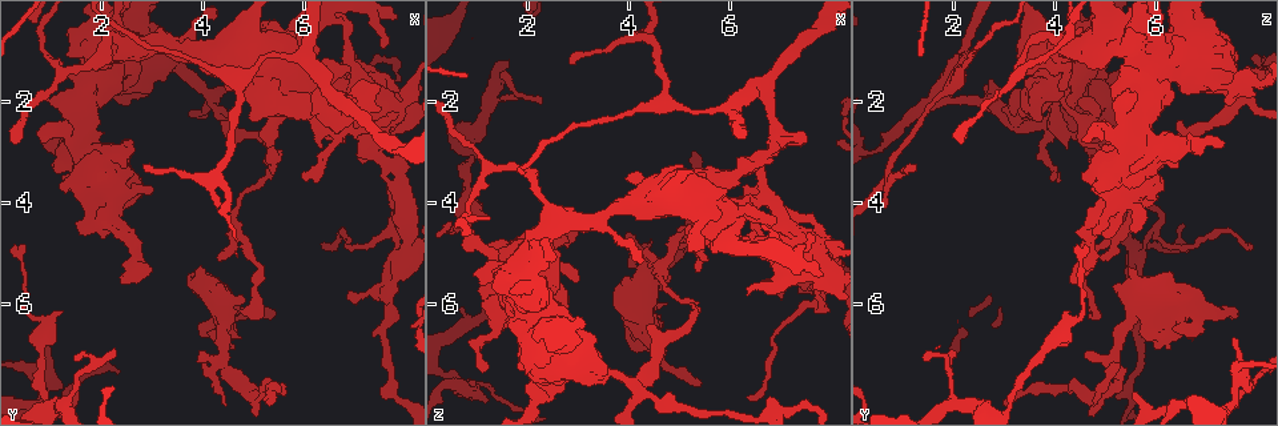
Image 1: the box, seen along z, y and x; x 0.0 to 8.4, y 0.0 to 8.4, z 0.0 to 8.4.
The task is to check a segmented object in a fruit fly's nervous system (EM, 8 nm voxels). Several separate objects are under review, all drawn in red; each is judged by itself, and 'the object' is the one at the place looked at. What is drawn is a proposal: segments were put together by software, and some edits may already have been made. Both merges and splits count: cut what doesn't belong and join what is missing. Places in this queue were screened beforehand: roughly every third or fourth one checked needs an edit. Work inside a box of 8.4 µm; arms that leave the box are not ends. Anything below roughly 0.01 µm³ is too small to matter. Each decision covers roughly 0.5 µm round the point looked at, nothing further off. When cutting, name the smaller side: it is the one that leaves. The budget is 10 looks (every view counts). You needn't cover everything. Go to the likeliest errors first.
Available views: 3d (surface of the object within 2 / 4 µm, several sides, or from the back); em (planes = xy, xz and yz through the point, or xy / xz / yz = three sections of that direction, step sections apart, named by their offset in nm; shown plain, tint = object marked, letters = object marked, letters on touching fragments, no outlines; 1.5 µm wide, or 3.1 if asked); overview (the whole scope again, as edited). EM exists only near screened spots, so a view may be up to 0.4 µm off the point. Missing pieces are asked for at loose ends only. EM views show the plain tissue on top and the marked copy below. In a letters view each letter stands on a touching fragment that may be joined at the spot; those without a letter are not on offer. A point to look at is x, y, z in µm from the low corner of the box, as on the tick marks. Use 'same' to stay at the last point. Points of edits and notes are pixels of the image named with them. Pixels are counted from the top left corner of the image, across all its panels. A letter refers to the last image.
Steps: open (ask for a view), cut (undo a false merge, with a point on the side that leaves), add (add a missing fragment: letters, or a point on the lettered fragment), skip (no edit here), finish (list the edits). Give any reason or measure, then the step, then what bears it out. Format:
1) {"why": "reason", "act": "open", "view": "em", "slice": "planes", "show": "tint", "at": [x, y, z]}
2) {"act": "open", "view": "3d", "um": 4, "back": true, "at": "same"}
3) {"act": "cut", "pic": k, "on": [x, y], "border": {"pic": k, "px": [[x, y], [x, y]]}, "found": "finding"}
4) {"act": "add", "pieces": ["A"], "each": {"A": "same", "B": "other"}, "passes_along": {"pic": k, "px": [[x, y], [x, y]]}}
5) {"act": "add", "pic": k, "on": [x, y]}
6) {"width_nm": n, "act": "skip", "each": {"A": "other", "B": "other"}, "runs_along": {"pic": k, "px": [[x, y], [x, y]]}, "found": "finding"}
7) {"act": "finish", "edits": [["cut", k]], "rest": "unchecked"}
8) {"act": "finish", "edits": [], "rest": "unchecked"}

{"why": "free end", "act": "open", "view": "em", "slice": "planes", "show": "letters", "at": [5.40, 6.20, 7.60]}

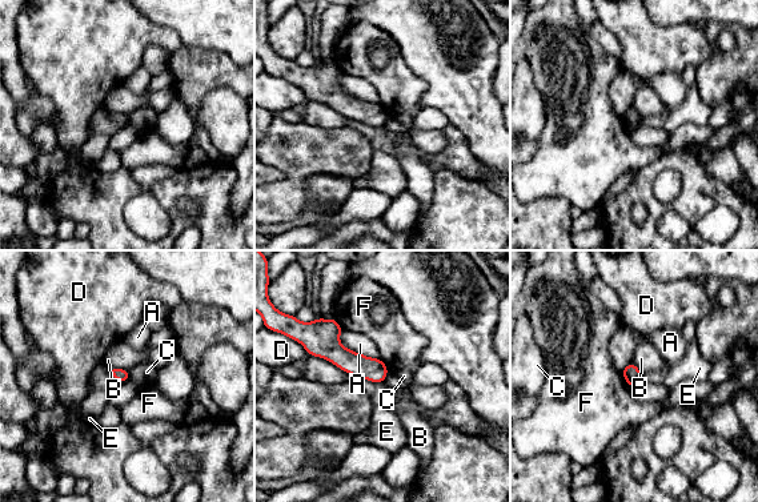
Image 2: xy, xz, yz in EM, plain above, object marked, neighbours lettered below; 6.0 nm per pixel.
{"longest_contact_nm": ["D", 380], "act": "skip", "each": {"A": "other", "B": "other", "C": "other", "D": "other", "E": "other", "F": "other"}, "found": "none of them fits"}

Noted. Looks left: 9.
{"why": "a fork", "act": "open", "view": "3d", "um": 4, "at": [6.90, 2.05, 2.80]}

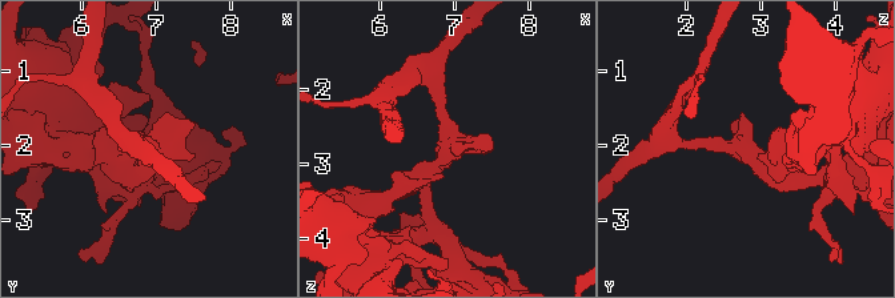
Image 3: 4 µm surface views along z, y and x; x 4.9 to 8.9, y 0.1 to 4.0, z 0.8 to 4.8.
{"why": "shape alone is not enough", "act": "open", "view": "em", "slice": "planes", "show": "letters", "at": [6.95, 2.05, 2.75]}

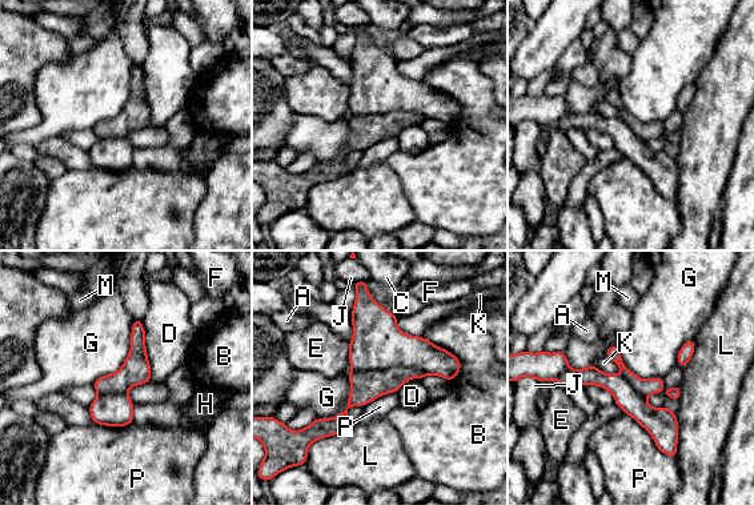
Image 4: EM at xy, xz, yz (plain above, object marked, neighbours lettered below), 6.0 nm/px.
{"width_nm": 140, "act": "cut", "pic": 4, "on": [377, 343], "each": {"A": "other", "B": "other", "C": "other", "D": "other", "E": "other", "F": "other", "G": "other", "H": "other", "J": "other", "K": "other", "L": "other", "M": "other", "P": "other"}, "border": {"pic": 4, "px": [[352, 371], [417, 367], [428, 373]]}, "found": "two neurons meet here"}

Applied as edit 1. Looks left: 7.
{"why": "branch stops here", "act": "open", "view": "em", "slice": "planes", "show": "tint", "at": [5.25, 7.95, 3.00]}

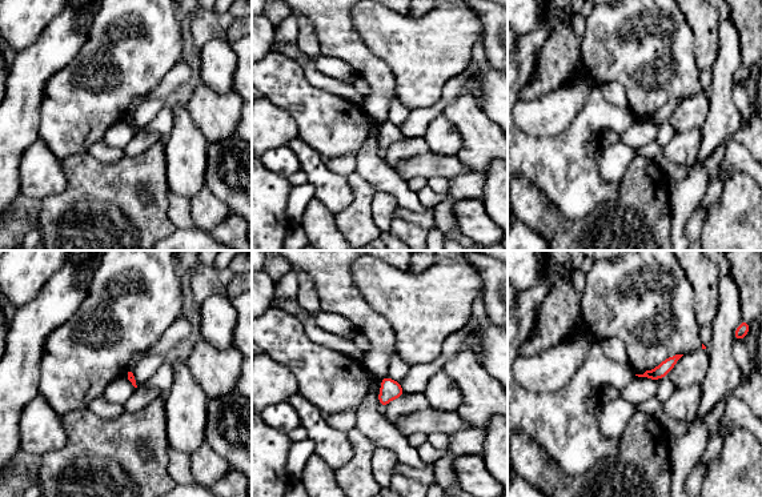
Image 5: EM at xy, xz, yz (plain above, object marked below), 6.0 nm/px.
{"act": "open", "view": "em", "slice": "planes", "show": "letters", "at": "same"}

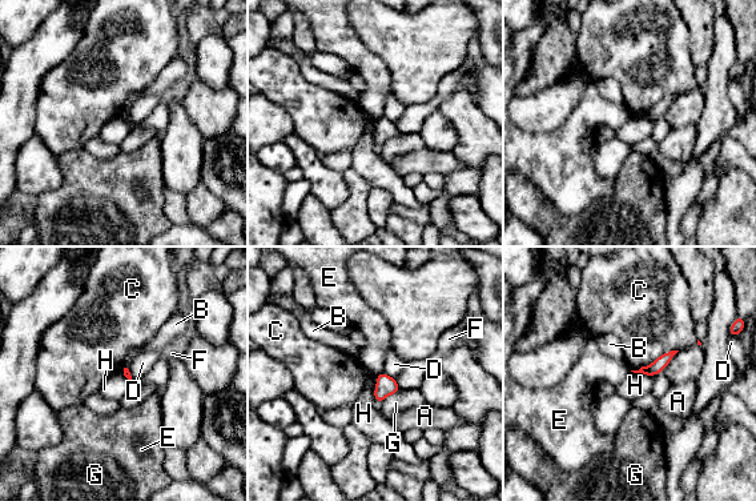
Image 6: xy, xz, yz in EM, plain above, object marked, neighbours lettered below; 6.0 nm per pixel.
{"longest_contact_nm": ["C", 240], "act": "skip", "each": {"A": "other", "B": "other", "C": "other", "D": "other", "E": "other", "F": "other", "G": "other", "H": "other"}, "found": "none of them fits"}

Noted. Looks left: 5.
{"act": "finish", "edits": [["cut", 4]], "rest": "unchecked"}

